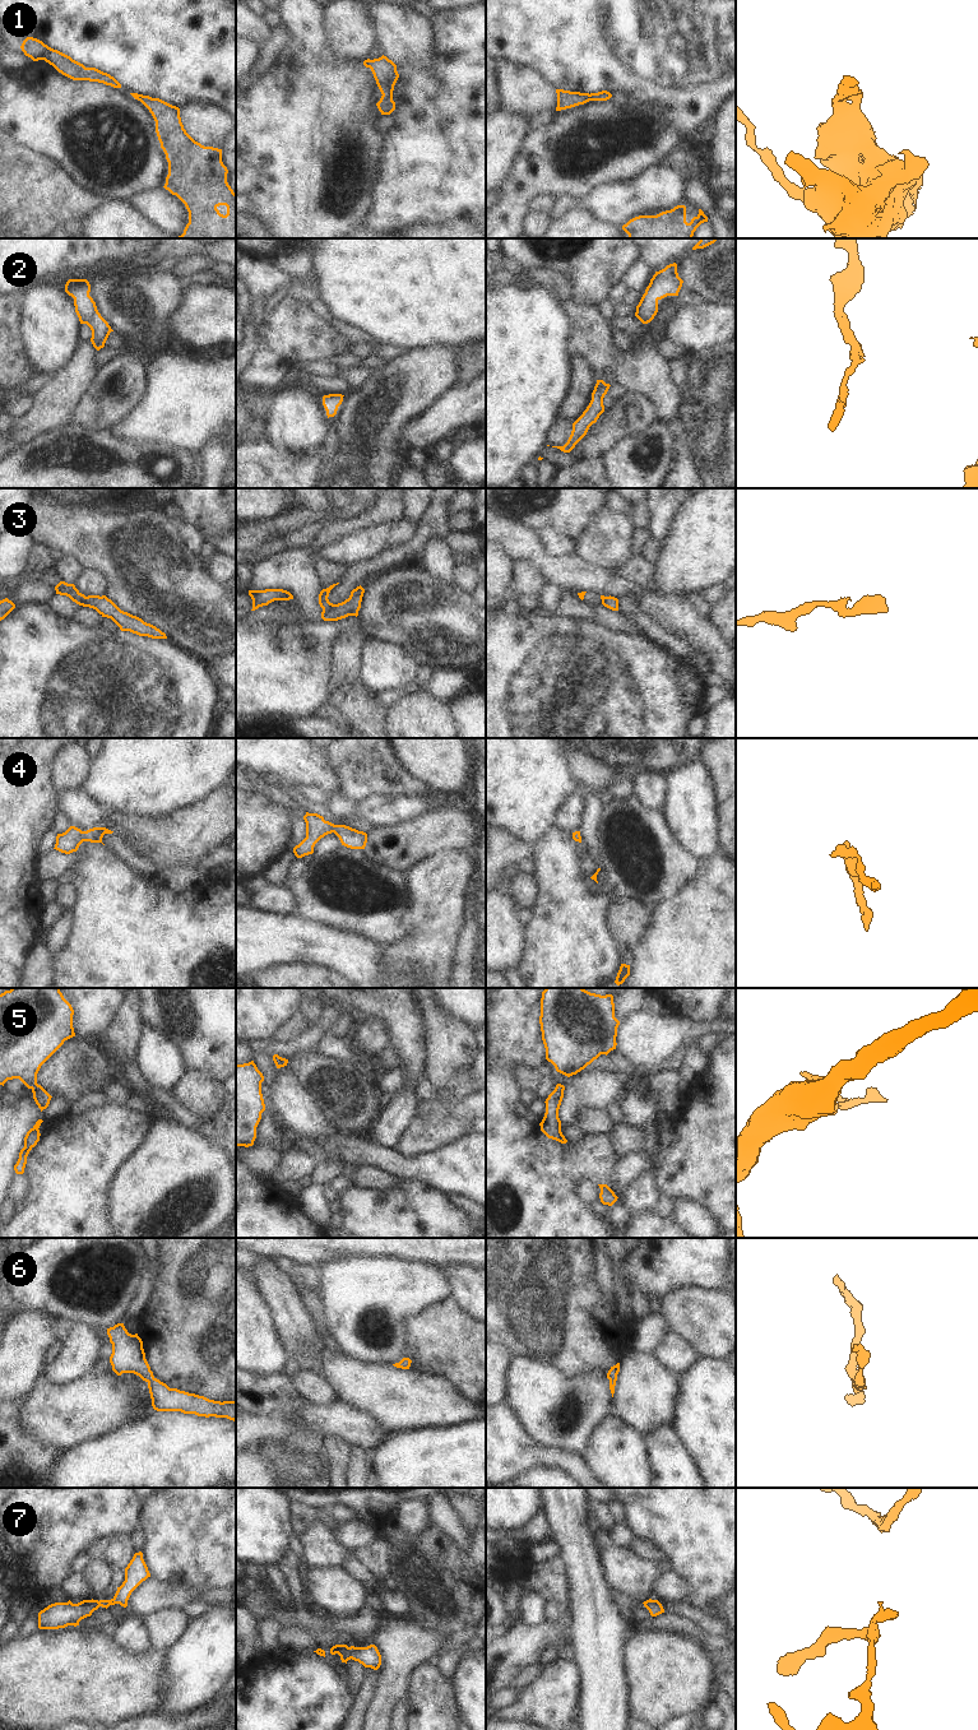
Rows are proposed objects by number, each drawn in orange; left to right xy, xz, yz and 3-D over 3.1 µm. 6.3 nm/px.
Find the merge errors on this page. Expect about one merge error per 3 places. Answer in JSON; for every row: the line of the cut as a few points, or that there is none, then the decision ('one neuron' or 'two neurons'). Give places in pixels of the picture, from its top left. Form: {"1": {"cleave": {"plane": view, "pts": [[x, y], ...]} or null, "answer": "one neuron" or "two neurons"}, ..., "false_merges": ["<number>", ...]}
{"1": {"cleave": null, "answer": "one neuron"}, "2": {"cleave": null, "answer": "one neuron"}, "3": {"cleave": {"plane": "xz", "pts": [[337, 604], [330, 610], [323, 611]]}, "answer": "two neurons"}, "4": {"cleave": null, "answer": "one neuron"}, "5": {"cleave": null, "answer": "one neuron"}, "6": {"cleave": null, "answer": "one neuron"}, "7": {"cleave": null, "answer": "one neuron"}, "false_merges": ["3"]}

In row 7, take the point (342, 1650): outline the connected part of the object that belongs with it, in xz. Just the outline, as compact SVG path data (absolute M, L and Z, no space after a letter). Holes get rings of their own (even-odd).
M335 1645L330 1648L330 1654L338 1654L342 1662L347 1664L347 1661L352 1659L362 1664L365 1668L371 1668L374 1670L377 1670L381 1665L381 1655L375 1645L370 1645L367 1647Z

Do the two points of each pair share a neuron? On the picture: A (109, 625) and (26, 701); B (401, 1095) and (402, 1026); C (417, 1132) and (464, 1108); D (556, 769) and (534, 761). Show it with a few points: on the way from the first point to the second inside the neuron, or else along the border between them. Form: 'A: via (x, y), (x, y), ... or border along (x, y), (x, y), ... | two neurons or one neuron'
A: border along (100, 626), (110, 631), (120, 630) | two neurons
B: via (409, 1079), (409, 1043) | one neuron
C: border along (472, 1093), (453, 1108), (453, 1113), (457, 1117) | two neurons
D: via (551, 769), (542, 769), (540, 766) | one neuron

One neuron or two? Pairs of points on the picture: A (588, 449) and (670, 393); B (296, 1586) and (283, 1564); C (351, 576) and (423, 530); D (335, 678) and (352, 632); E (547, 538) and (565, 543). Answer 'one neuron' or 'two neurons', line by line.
A: two neurons
B: one neuron
C: one neuron
D: one neuron
E: one neuron

